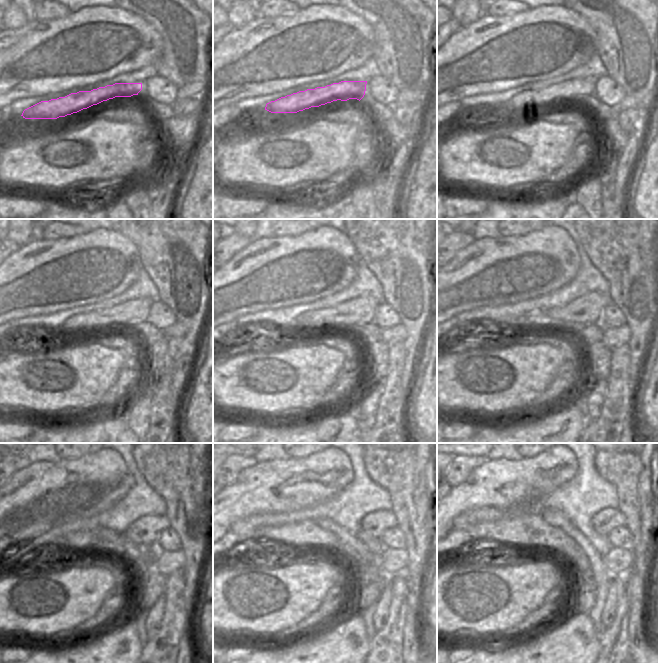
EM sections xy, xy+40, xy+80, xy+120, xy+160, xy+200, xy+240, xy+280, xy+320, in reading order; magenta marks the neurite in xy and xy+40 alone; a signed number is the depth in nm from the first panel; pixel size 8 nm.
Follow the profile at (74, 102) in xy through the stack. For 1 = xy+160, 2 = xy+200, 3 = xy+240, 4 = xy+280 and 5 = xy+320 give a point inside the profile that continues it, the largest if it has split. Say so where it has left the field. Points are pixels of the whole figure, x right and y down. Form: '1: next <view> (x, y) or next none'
1: next xy+160 (359, 311)
2: next xy+200 (588, 308)
3: next xy+240 (144, 532)
4: next xy+280 (374, 524)
5: next xy+320 (604, 521)

